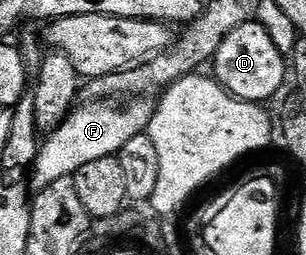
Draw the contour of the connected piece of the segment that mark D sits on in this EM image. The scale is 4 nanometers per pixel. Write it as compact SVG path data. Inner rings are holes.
M250 20L239 24L239 28L229 33L223 44L219 44L219 52L215 52L211 63L211 74L232 98L261 104L266 101L264 98L273 98L280 92L285 74L287 78L287 58L279 52L279 48L275 48L263 24Z

